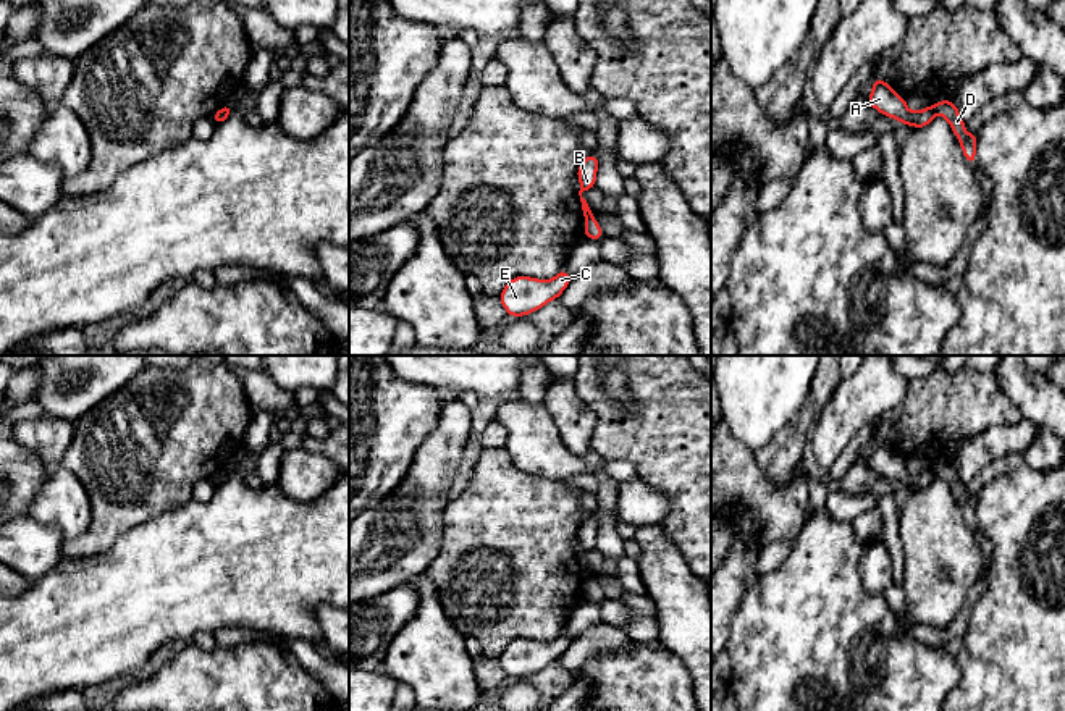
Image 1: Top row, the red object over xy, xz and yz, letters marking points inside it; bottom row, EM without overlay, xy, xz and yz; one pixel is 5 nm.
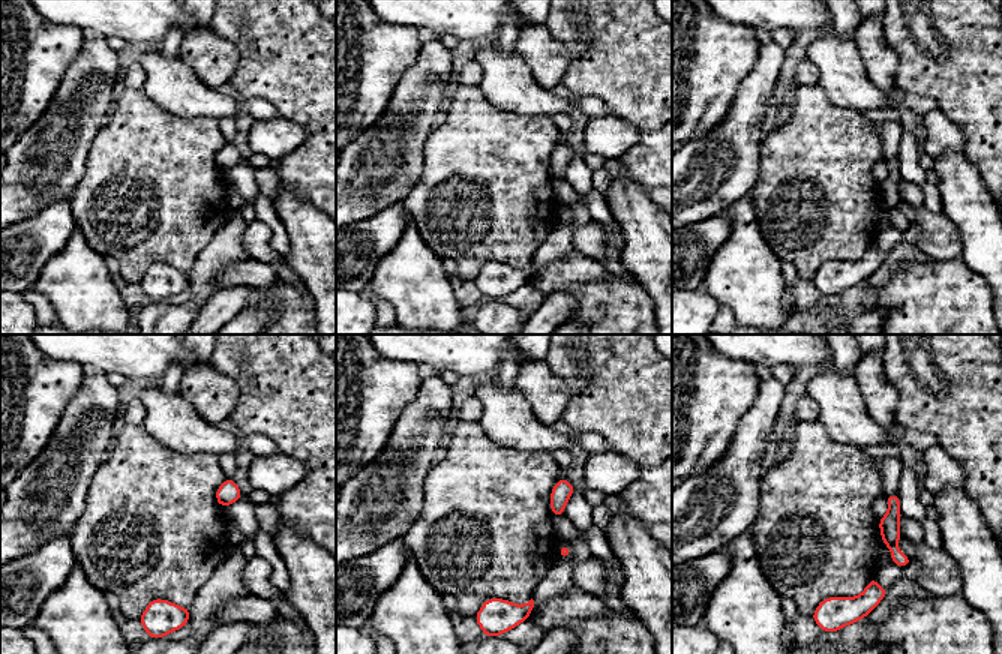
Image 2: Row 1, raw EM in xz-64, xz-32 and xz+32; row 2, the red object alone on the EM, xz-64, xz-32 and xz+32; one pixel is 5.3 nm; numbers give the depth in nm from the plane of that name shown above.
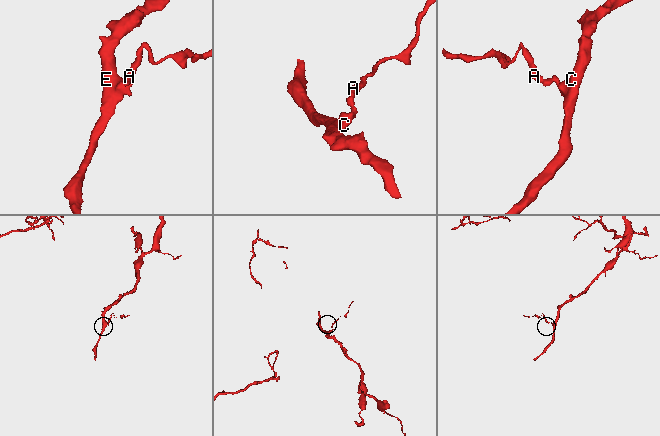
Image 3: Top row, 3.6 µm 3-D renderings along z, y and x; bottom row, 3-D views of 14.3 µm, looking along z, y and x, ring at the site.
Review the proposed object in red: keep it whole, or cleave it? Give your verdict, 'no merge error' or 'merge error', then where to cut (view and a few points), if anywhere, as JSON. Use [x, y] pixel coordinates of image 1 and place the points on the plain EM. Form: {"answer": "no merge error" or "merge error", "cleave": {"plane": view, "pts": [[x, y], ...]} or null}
{"answer": "merge error", "cleave": {"plane": "xz", "pts": [[593, 577], [587, 582]]}}

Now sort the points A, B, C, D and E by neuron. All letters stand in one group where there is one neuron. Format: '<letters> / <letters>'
A B / C D E

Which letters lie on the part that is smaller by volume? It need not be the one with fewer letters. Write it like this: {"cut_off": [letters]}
{"cut_off": ["A", "B"]}

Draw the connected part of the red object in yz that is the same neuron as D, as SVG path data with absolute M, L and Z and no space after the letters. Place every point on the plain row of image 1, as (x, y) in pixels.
M939 462L934 469L936 469L937 475L942 477L949 483L953 496L960 503L962 514L963 514L966 524L974 527L974 524L976 524L976 515L974 515L976 493L970 494L970 496L965 494L965 483L962 482L958 470L953 464Z

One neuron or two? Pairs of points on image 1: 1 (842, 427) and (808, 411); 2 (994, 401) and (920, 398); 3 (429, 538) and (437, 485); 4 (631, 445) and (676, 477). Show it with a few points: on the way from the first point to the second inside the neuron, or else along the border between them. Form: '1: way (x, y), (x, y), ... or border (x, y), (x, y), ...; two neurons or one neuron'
1: border (841, 382), (818, 414); two neurons
2: way (976, 401), (938, 401); one neuron
3: way (429, 525), (429, 498); one neuron
4: way (642, 445), (665, 466); one neuron

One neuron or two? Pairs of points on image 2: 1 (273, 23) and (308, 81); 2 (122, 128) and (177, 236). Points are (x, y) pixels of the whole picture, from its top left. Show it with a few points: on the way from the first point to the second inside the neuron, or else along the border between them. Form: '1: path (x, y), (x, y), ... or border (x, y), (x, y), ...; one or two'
1: path (282, 38), (287, 48), (305, 66); one
2: path (144, 155), (150, 183), (167, 209); one

